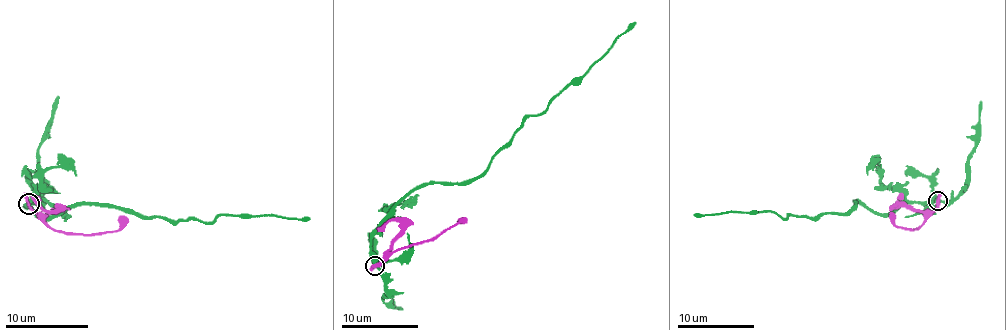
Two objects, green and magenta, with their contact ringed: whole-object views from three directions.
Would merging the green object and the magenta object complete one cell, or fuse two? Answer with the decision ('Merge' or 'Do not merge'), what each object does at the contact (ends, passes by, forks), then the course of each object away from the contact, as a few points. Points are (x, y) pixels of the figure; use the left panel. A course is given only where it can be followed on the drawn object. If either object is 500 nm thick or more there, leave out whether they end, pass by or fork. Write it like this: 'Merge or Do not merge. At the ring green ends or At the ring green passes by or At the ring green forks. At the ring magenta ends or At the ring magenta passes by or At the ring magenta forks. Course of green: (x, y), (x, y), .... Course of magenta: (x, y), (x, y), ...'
Do not merge. At the ring green forks. At the ring magenta passes by. Course of green: (28, 203), (43, 217), (78, 205), (123, 207), (146, 217), (185, 221), (210, 221), (220, 215), (309, 217). Course of magenta: (28, 203), (51, 227), (70, 234), (115, 232), (123, 215)

